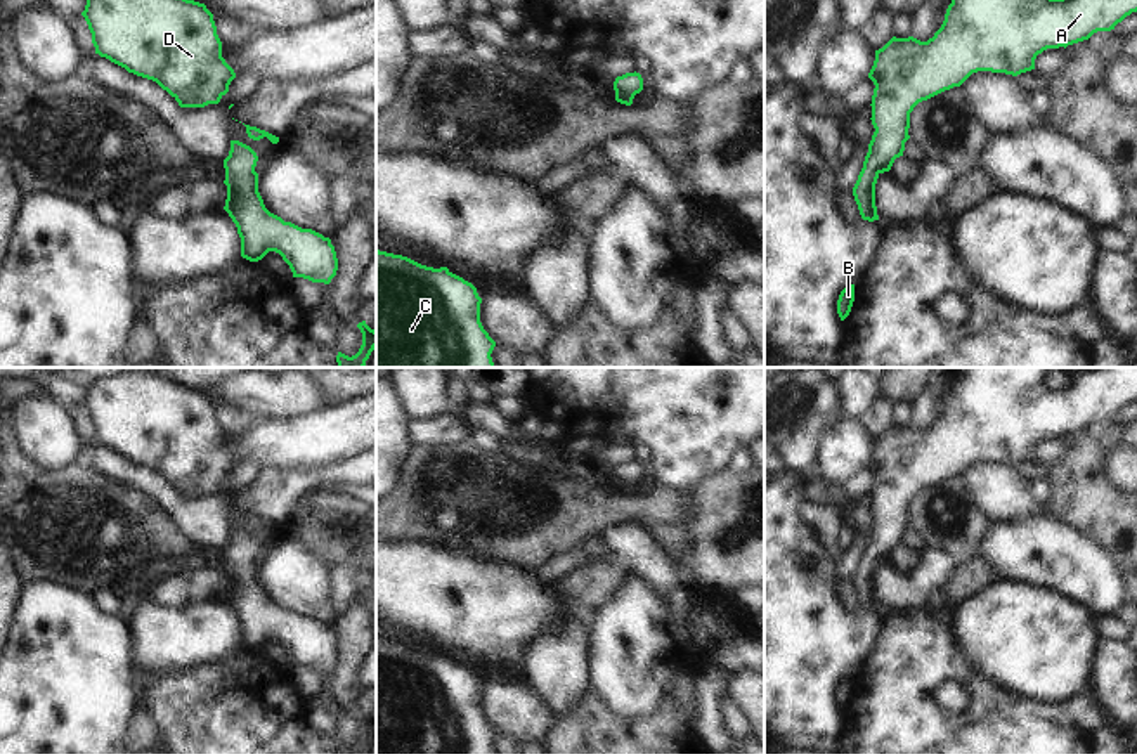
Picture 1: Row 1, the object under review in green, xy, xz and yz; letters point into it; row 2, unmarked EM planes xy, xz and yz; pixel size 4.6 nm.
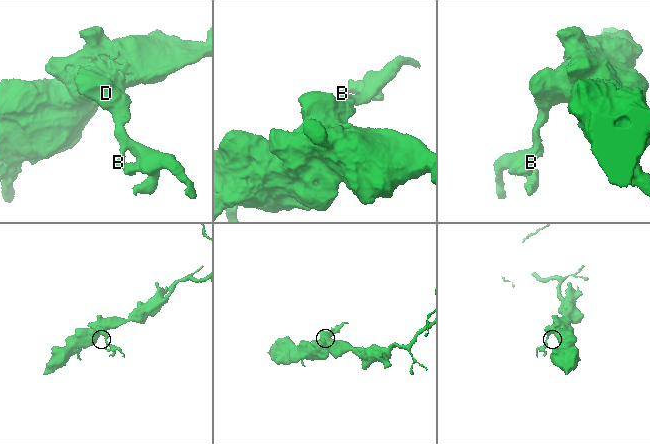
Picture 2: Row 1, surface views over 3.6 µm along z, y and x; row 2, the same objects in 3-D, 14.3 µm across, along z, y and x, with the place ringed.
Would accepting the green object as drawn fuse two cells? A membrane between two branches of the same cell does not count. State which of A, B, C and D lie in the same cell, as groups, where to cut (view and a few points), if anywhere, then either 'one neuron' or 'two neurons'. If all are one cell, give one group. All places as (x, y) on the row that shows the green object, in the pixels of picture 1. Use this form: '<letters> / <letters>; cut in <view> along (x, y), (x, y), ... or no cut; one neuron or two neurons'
A B C D; no cut; one neuron

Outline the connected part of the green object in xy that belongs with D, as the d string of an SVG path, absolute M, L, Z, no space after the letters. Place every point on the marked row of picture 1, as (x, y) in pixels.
M87 0L81 12L95 54L128 73L156 81L180 107L218 104L236 78L222 57L213 14L194 0Z

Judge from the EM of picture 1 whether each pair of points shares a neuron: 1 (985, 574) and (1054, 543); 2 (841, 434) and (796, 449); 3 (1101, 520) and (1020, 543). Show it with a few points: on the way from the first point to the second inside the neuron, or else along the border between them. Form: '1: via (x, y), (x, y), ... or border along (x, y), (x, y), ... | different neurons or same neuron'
1: border along (976, 552), (1000, 578) | different neurons
2: border along (841, 413), (820, 441), (813, 472) | different neurons
3: border along (1046, 505), (1108, 550) | different neurons

